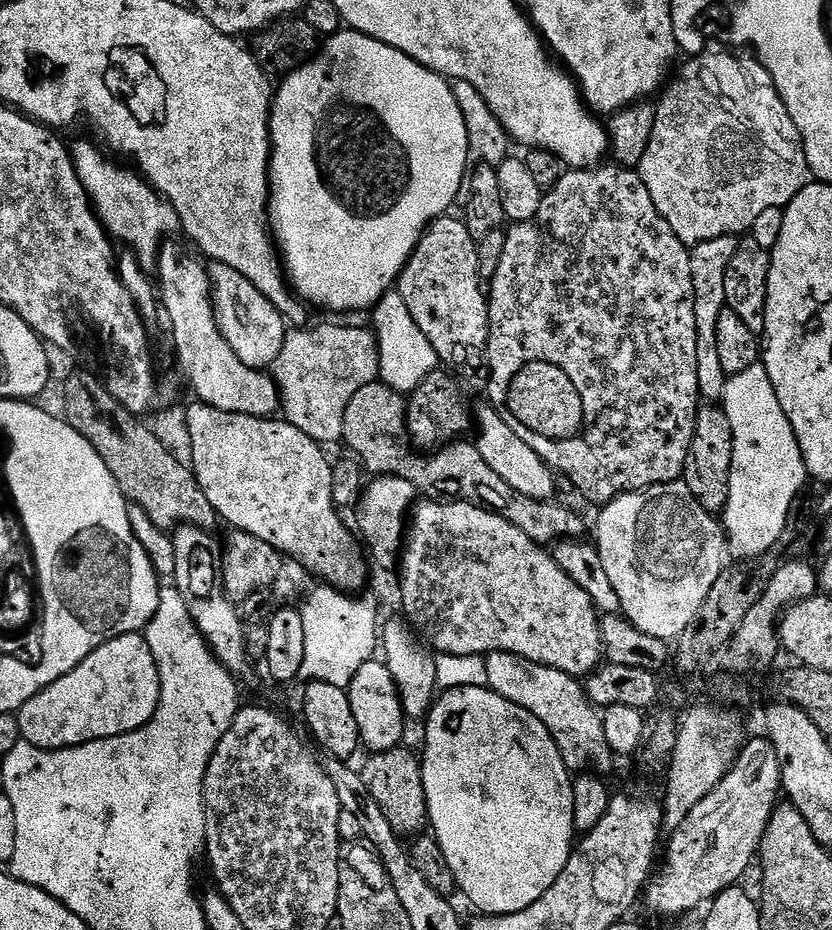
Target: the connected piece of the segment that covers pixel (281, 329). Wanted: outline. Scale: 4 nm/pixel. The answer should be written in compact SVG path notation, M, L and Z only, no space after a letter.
M213 261L208 267L208 278L212 286L212 304L215 310L215 322L219 332L225 338L235 356L248 369L267 371L276 363L282 352L288 333L288 324L281 312L260 290L230 269L224 263Z

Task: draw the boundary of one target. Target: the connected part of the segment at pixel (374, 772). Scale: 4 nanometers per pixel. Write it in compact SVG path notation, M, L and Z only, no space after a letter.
M407 746L391 748L388 752L378 752L367 757L364 764L362 788L369 800L382 810L386 822L401 837L412 838L429 827L428 803L424 779L420 769L421 761Z

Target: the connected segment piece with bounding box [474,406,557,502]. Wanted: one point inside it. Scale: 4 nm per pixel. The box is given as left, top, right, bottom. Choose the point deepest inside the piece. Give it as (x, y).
(502, 450)

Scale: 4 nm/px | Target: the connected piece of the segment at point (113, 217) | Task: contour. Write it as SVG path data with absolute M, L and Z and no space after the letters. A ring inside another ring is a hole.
M80 144L71 149L71 154L76 174L88 192L89 201L100 223L104 225L104 231L113 241L121 240L141 268L155 269L166 238L175 237L172 235L181 231L178 214L168 205L167 200L157 195L143 176L119 168L114 161L107 160L94 145Z

